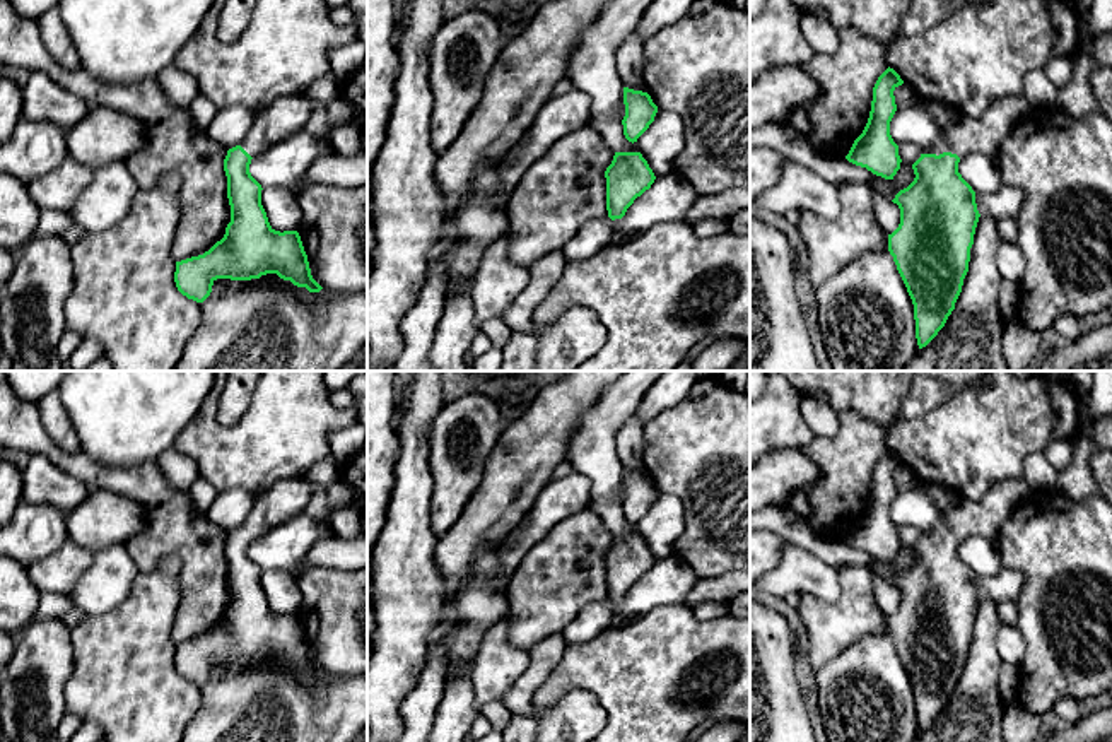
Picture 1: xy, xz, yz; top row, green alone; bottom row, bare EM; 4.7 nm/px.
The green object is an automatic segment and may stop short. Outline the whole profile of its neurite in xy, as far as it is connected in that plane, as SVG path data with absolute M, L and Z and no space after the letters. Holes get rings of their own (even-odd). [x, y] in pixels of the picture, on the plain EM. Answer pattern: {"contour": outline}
{"contour": "M294 477L275 482L270 489L255 498L243 525L227 533L224 554L227 559L227 581L231 605L225 617L208 634L176 645L174 665L178 674L196 686L203 686L217 662L251 663L266 657L277 657L297 670L319 675L323 670L313 662L307 638L297 614L275 614L261 588L261 568L251 559L251 542L284 521L304 513L311 501L313 484L306 477Z"}

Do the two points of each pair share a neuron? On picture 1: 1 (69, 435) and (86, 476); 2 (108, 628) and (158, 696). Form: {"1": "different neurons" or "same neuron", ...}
{"1": "different neurons", "2": "same neuron"}

